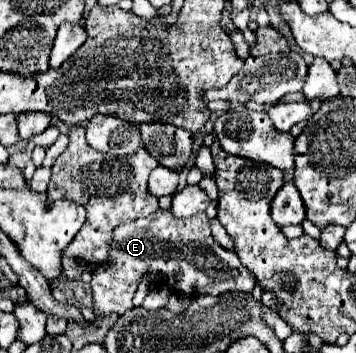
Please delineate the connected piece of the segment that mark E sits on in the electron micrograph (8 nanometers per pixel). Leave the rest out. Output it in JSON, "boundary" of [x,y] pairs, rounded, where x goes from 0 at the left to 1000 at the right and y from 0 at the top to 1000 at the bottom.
{"boundary":[[[441,592],[424,615],[346,632],[312,666],[312,728],[261,768],[261,887],[272,904],[306,892],[346,892],[374,870],[374,836],[407,779],[458,779],[458,802],[497,830],[525,841],[548,836],[626,836],[643,824],[705,830],[722,807],[716,785],[666,734],[649,739],[643,768],[621,768],[593,739],[593,649],[587,615],[553,603],[542,615],[492,620],[480,598]]]}

